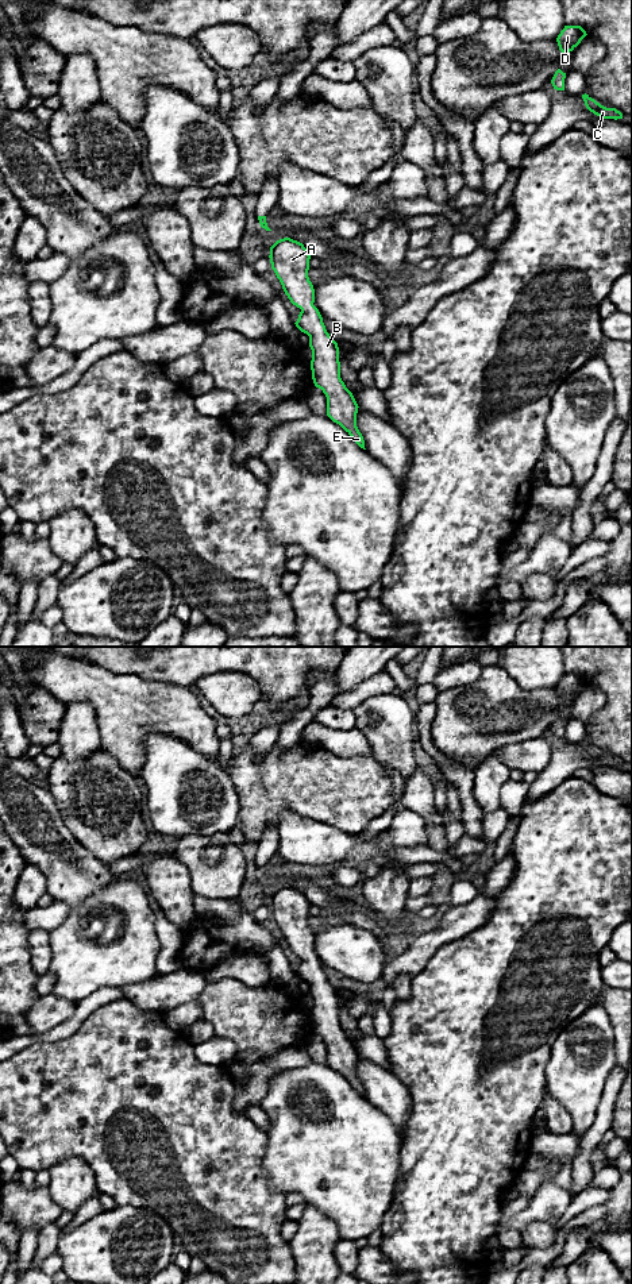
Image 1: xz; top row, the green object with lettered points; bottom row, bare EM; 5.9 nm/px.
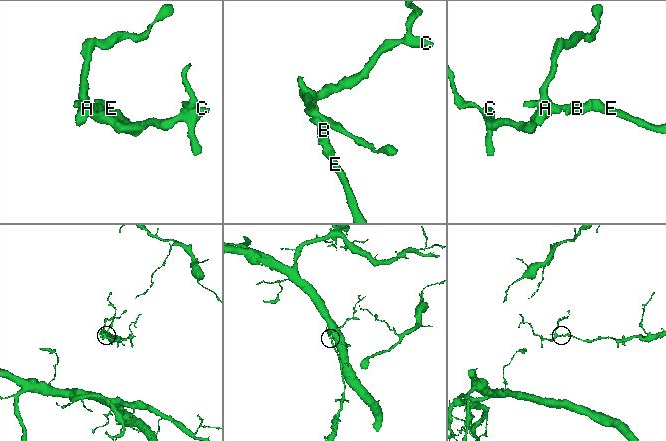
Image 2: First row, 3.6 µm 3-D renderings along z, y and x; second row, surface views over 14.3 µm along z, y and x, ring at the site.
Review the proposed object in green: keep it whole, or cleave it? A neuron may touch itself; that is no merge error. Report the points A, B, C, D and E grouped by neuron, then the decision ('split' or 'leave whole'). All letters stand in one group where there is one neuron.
A B C D E | leave whole

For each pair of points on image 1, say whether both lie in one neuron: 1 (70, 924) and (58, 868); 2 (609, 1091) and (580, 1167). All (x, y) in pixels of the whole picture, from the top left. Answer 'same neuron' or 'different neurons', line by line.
1: different neurons
2: same neuron

